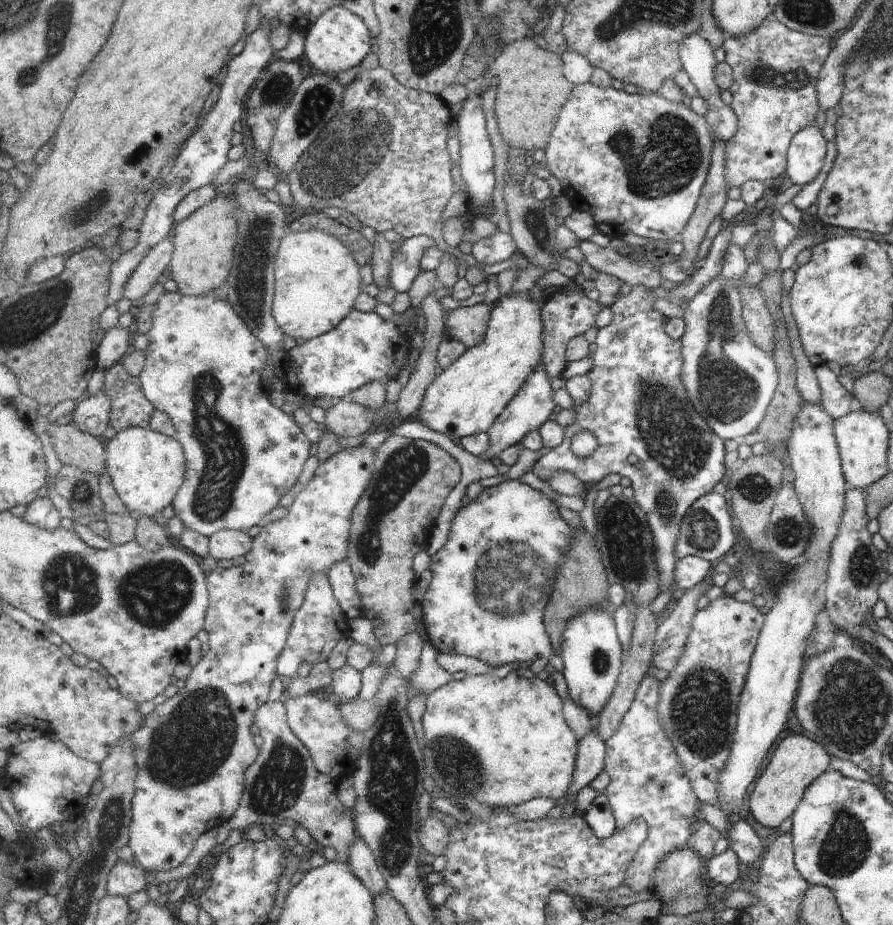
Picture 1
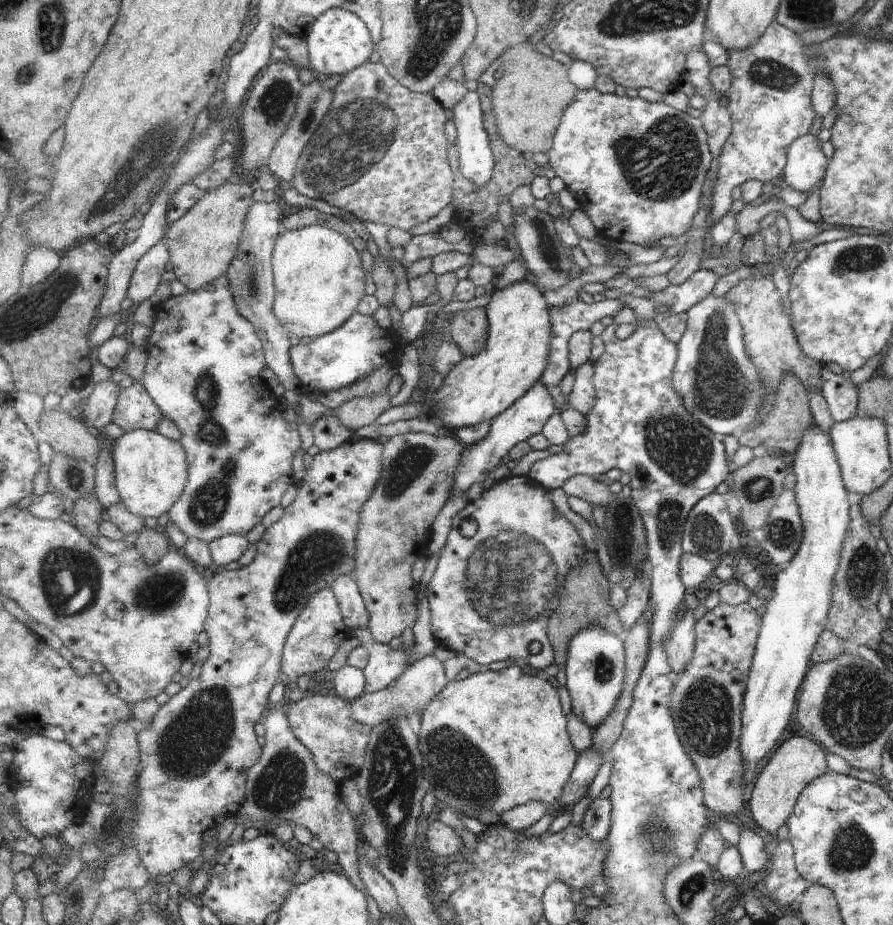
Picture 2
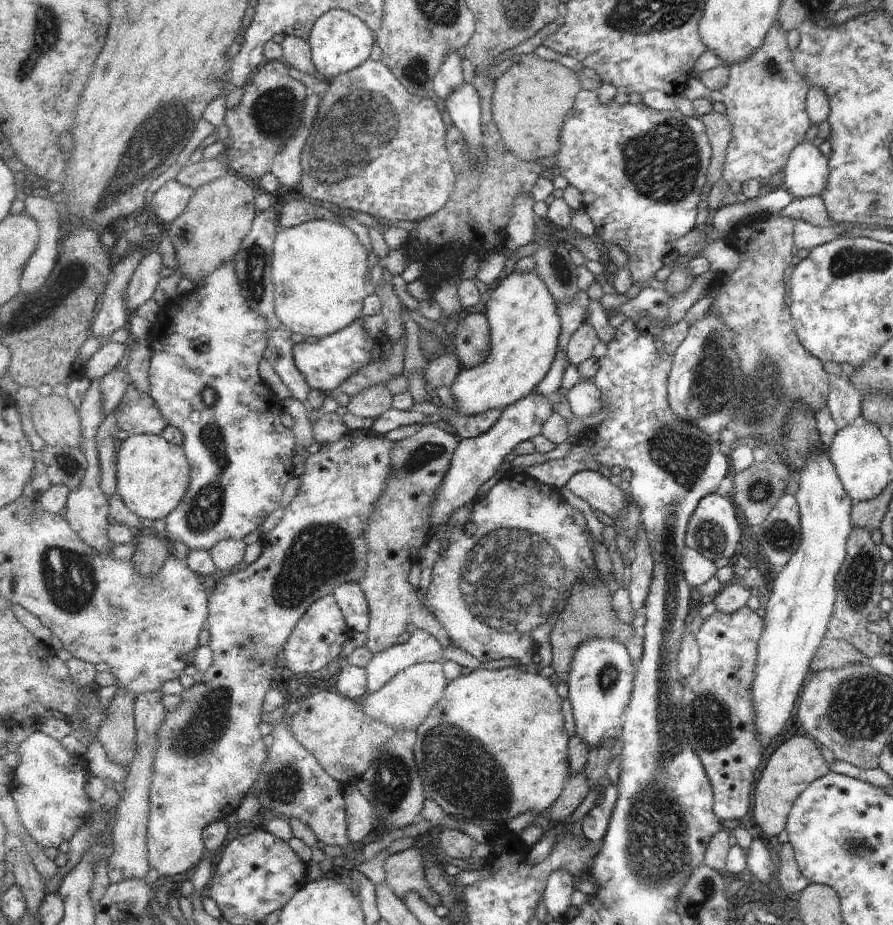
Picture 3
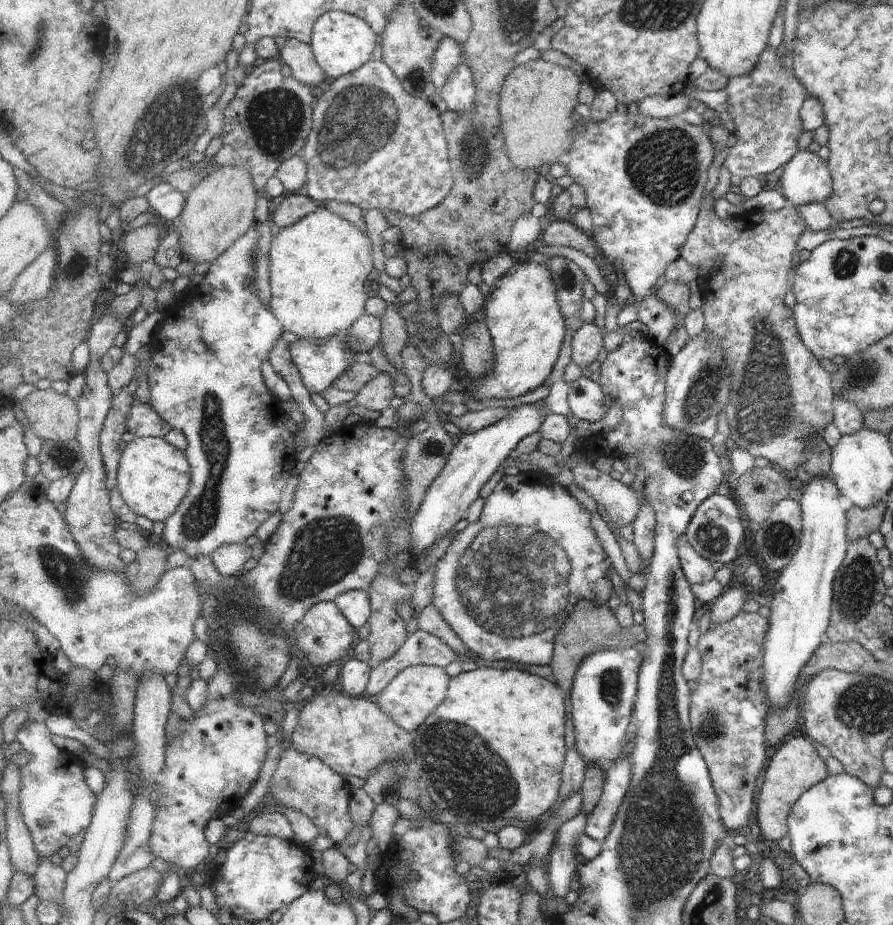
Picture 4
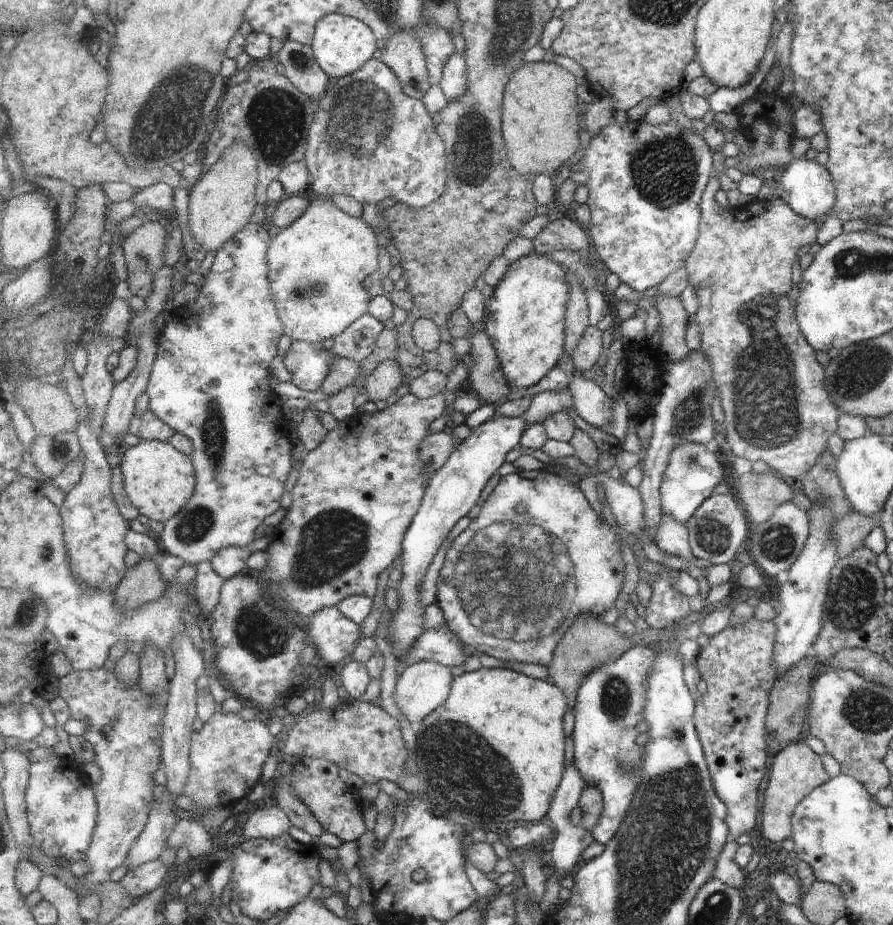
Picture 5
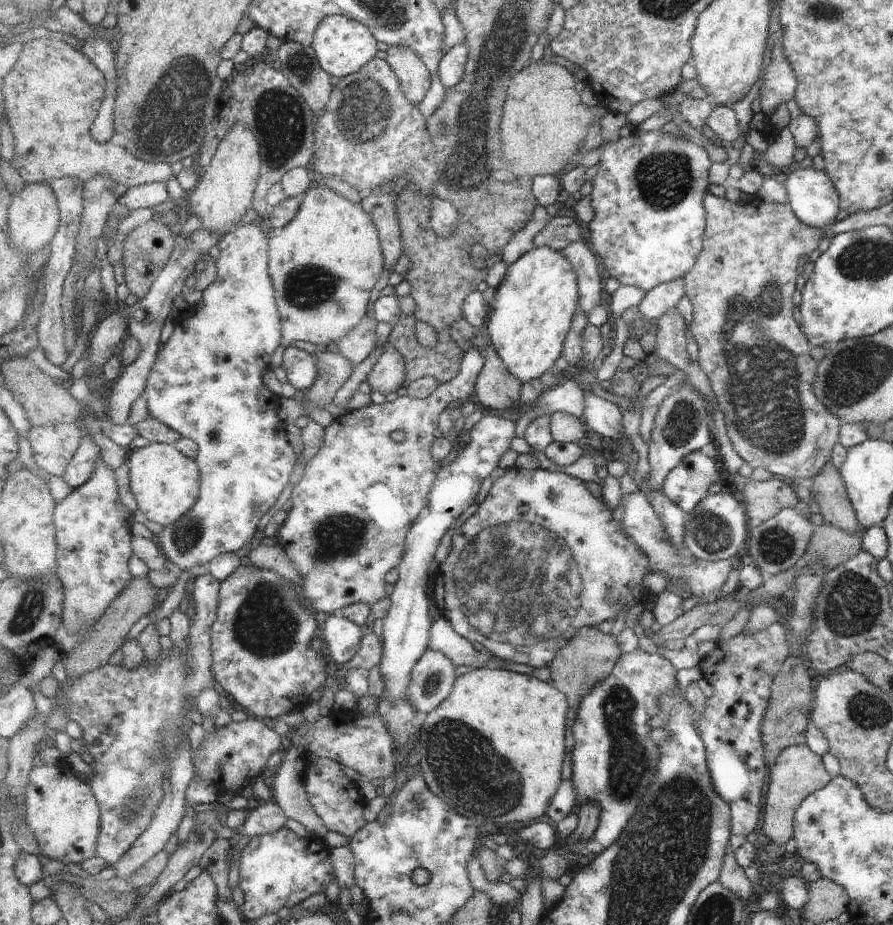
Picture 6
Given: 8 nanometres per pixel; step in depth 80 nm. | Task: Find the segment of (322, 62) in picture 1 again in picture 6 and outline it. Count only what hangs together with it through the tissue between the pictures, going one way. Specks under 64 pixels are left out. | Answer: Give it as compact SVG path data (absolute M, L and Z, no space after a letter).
M331 15L324 18L317 27L312 47L317 53L320 65L333 78L342 79L359 72L368 62L375 59L377 50L383 46L366 24L345 15Z

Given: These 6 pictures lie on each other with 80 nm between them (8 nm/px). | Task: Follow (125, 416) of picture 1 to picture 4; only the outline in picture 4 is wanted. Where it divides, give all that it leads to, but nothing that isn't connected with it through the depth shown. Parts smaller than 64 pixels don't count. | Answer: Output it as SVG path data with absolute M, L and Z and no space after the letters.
M136 398L128 414L128 432L135 437L159 437L173 430L172 426L151 406Z

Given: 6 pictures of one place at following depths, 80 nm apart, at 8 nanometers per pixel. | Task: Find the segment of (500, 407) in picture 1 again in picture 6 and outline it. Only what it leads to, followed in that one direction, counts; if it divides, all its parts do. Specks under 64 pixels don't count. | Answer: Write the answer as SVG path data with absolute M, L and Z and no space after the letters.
M548 246L535 247L508 267L505 280L495 290L494 299L489 304L484 332L488 334L490 342L508 369L524 383L548 374L562 357L564 342L568 338L569 331L572 330L576 315L580 312L579 279L577 271L563 251Z

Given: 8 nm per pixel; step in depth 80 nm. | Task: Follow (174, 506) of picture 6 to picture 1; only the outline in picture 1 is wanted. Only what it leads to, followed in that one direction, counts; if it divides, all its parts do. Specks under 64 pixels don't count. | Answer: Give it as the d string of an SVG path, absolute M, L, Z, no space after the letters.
M131 427L110 439L106 451L113 484L136 519L154 517L173 505L185 482L187 470L185 449L180 441L151 428Z

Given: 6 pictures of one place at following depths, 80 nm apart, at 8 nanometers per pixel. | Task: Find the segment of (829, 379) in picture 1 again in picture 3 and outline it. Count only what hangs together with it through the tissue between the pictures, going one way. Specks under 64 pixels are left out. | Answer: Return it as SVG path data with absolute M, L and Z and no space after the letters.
M845 374L830 376L826 410L838 429L852 425L860 417L860 406L863 396L849 382Z

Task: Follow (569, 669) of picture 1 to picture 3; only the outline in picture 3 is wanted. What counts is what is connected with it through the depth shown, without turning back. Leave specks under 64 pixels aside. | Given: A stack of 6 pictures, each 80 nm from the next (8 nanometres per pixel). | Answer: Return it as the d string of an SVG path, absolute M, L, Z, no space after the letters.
M597 638L587 641L577 651L567 682L568 699L576 734L591 748L621 736L623 716L632 698L636 672L632 653L619 641Z

